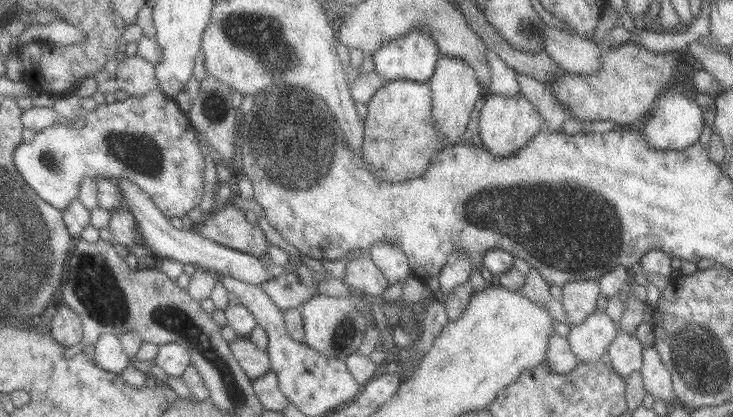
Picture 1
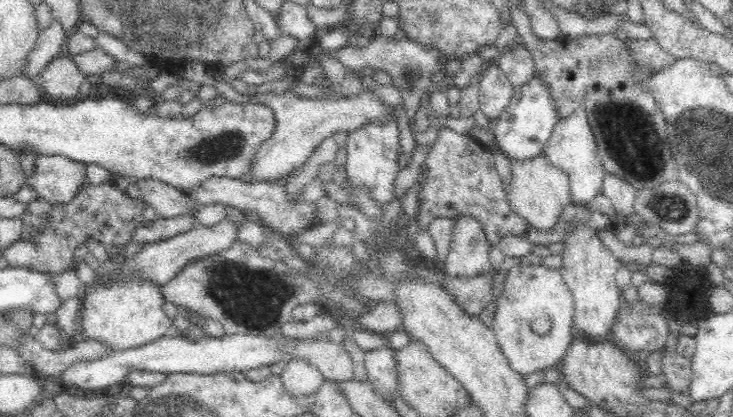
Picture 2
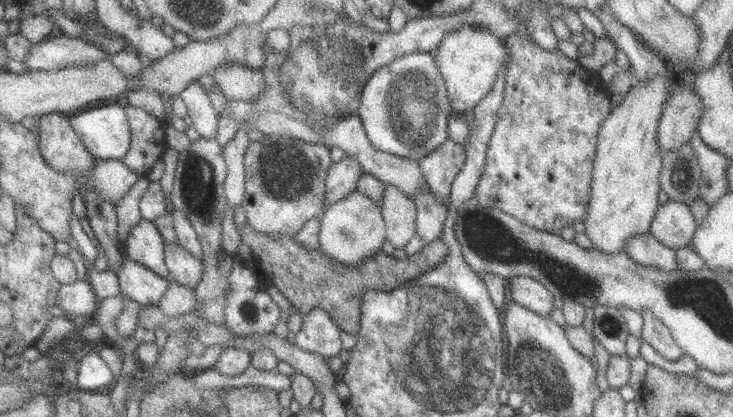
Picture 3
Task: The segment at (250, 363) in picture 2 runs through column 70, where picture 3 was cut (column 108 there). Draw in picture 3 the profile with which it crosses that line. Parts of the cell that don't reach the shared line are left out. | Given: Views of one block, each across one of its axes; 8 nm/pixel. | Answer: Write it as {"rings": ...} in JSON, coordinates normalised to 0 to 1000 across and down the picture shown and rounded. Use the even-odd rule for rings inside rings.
{"rings":[[[126,847],[111,866],[106,933],[131,938],[134,930],[142,930],[142,926],[156,928],[160,902],[161,897],[154,892],[150,873],[135,847]]]}

